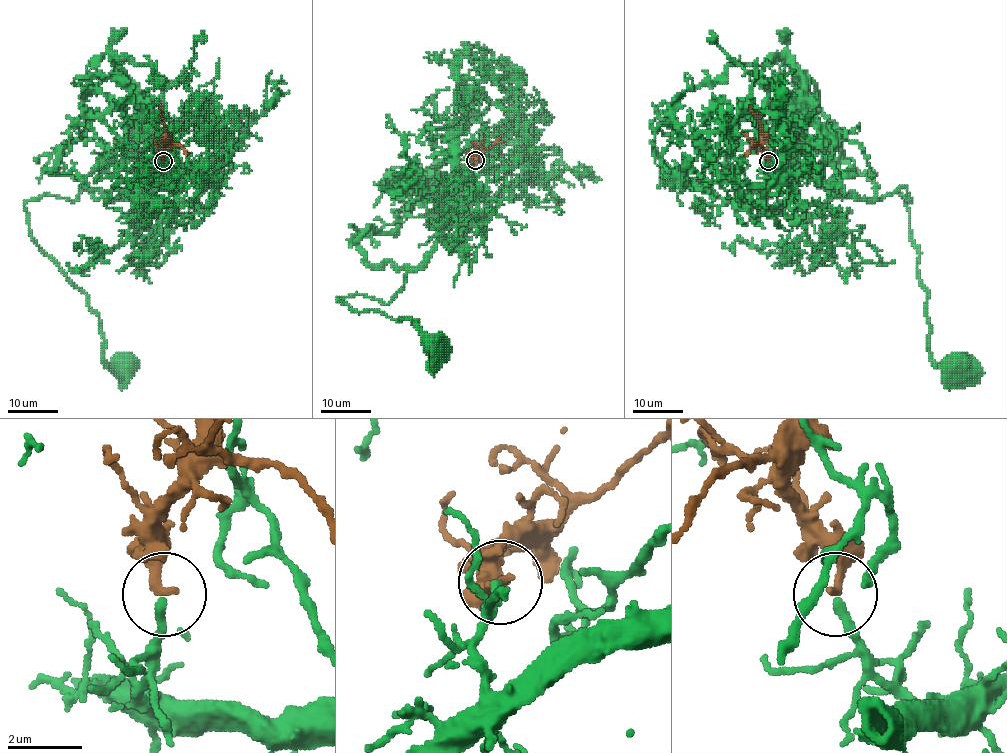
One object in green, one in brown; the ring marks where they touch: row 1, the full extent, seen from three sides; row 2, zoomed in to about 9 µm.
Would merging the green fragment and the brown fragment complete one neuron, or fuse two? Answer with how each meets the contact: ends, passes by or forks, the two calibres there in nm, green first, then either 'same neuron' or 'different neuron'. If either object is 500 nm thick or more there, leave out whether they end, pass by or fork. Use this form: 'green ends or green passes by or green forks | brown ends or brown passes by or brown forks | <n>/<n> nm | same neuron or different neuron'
green ends | brown ends | 240/240 nm | same neuron

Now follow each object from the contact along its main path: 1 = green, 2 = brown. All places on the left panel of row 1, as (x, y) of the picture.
1: (163, 162), (128, 196), (82, 186), (25, 204), (123, 370)
2: (163, 161), (166, 127), (161, 106)

